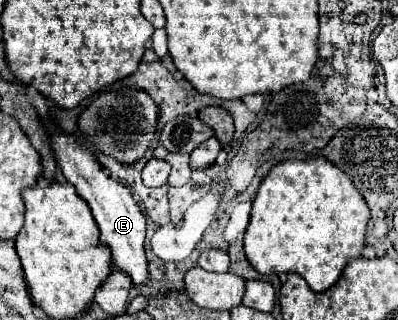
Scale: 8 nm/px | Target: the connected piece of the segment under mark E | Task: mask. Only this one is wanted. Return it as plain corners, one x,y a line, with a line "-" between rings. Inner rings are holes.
55,129
55,135
51,135
49,141
51,141
51,147
55,151
57,163
61,165
65,179
71,185
75,185
77,193
89,203
93,217
101,231
101,241
105,245
109,245
109,249
111,249
113,265
117,269
121,269
125,275
129,275
135,285
145,285
149,281
147,255
145,255
145,247
143,247
147,219
145,219
145,213
141,211
141,207
135,203
131,191
125,185
107,177
105,171
101,169
101,165
97,163
97,159
93,157
93,151
87,149
85,145
79,145
79,141
73,135
67,135
67,133

